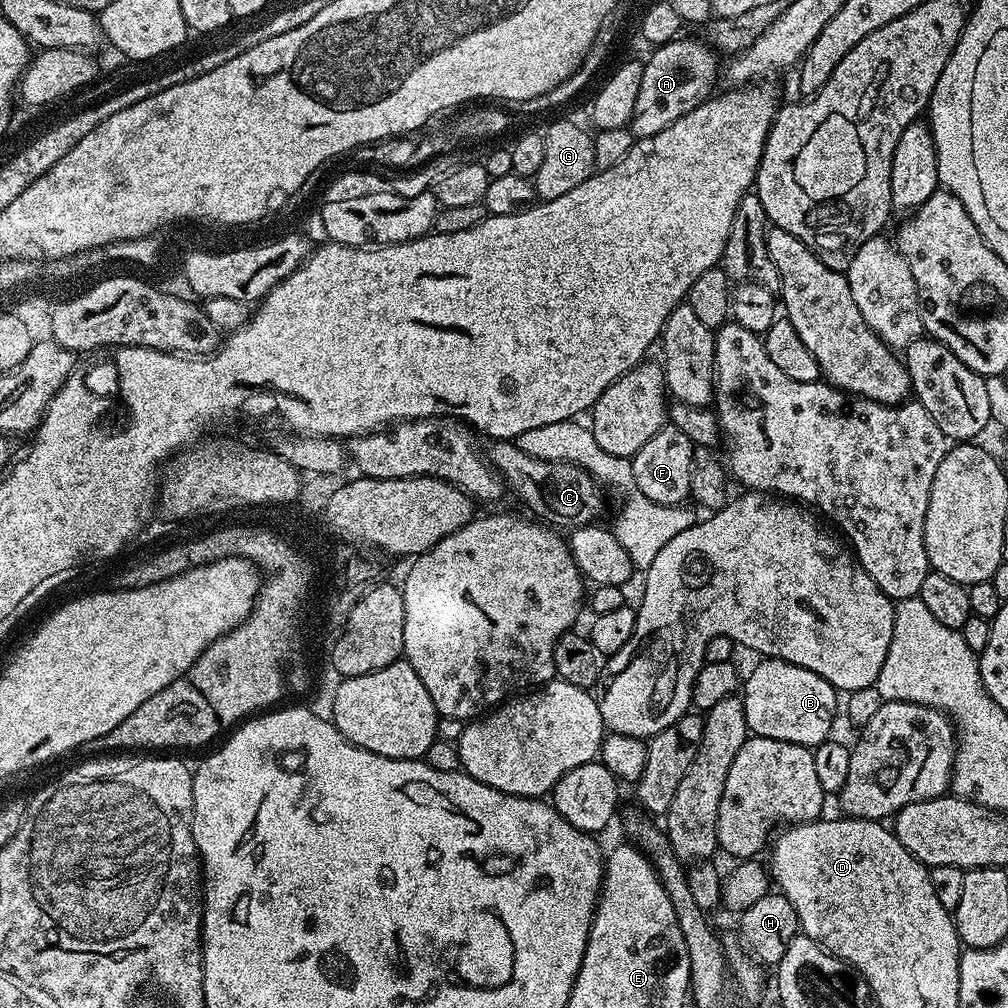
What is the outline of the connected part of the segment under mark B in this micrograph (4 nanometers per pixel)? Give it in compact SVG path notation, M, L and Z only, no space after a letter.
M764 658L752 668L752 673L742 680L742 699L746 710L746 726L753 736L774 738L778 742L794 742L803 748L815 750L823 740L833 735L832 723L836 720L837 685L826 682L814 670L806 670L802 666L794 666L794 662Z

